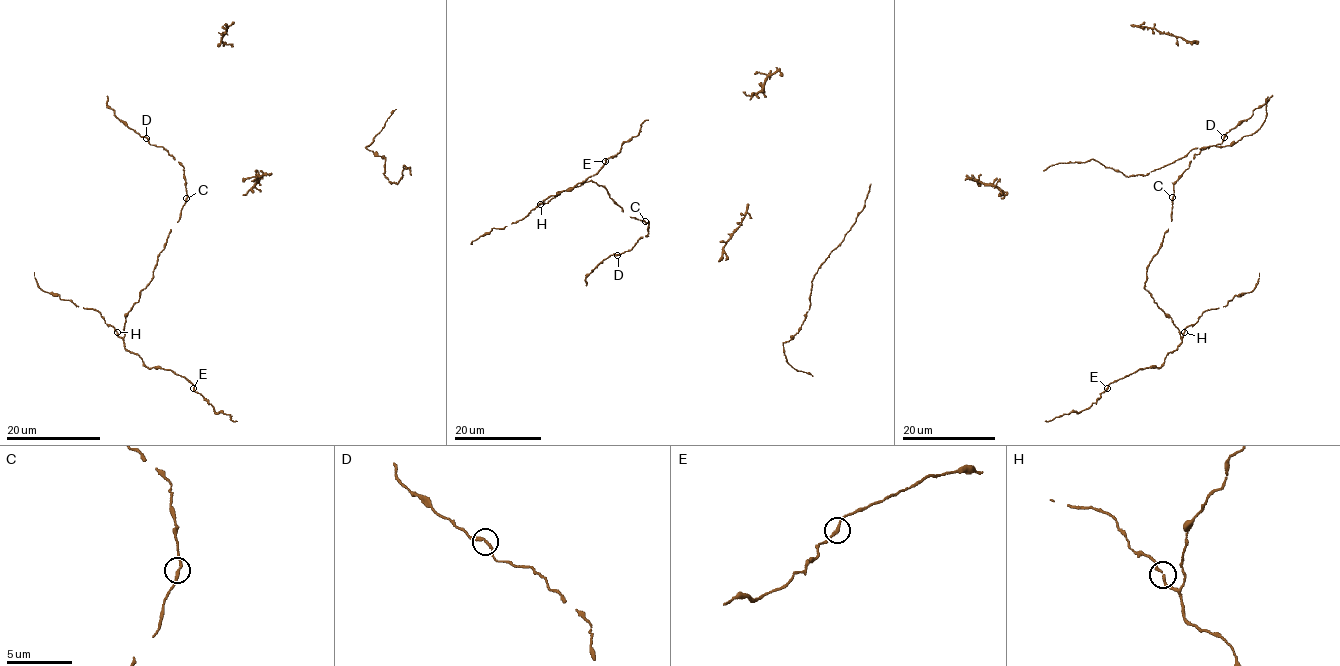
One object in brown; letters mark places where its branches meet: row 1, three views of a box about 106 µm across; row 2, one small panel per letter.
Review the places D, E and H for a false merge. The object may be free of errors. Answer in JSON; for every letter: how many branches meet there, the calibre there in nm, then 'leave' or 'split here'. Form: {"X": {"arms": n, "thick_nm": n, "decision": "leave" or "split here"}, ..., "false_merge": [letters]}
{"D": {"arms": 2, "thick_nm": 200, "decision": "leave"}, "E": {"arms": 2, "thick_nm": 200, "decision": "leave"}, "H": {"arms": 2, "thick_nm": 190, "decision": "leave"}, "false_merge": []}

